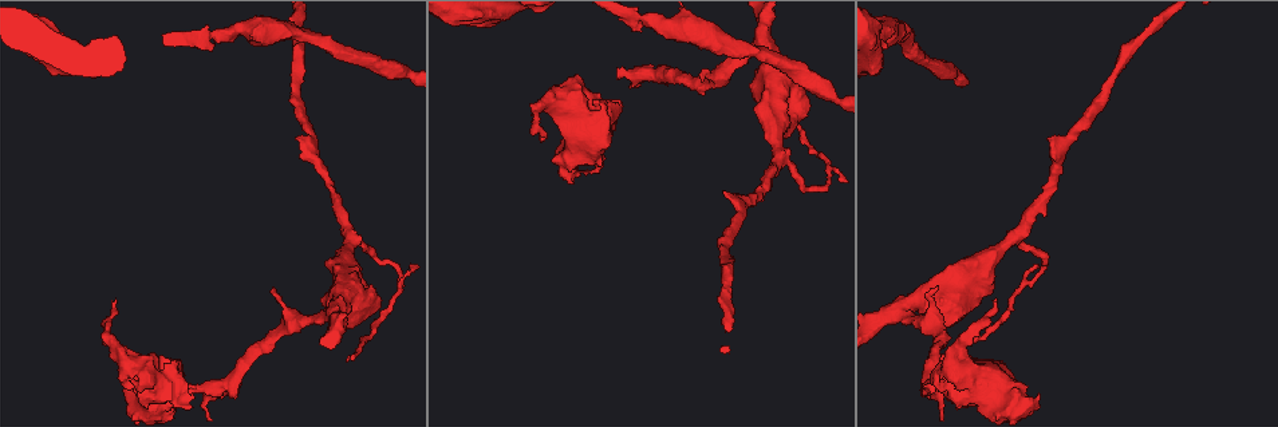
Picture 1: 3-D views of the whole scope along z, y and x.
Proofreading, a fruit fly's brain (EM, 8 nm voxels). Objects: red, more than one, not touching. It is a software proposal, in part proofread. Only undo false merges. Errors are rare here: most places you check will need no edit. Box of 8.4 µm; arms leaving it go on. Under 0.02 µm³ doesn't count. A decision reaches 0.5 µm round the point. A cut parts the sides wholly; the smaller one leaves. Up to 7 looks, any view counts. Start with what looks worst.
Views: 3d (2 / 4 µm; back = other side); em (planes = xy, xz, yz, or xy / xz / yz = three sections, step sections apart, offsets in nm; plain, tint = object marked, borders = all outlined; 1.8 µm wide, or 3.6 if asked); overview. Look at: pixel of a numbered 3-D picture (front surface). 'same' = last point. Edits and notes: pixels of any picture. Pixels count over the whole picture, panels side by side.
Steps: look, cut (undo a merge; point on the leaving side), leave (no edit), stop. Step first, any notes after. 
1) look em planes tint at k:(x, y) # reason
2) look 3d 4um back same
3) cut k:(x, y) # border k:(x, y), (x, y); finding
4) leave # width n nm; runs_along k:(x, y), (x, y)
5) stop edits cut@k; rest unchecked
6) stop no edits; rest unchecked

look 3d 2um back at 1:(336, 310) # calibre changes

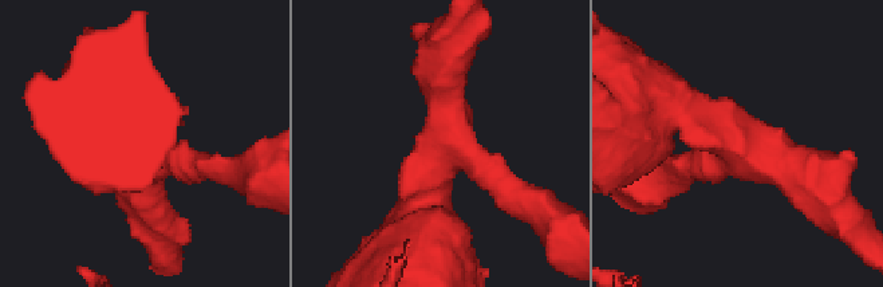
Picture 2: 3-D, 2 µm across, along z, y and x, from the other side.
look em 3.6um yz step 16 tint at 2:(733, 147) # arms 3; arm_widths 220, 300, 650 nm; now the EM

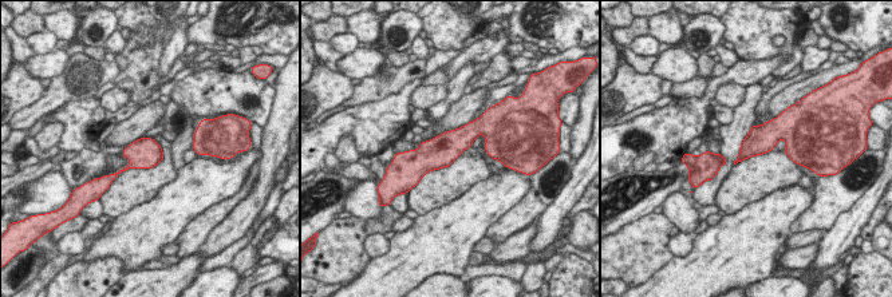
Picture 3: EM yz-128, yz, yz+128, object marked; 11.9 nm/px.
leave # width 280 nm; continuous, no second cell

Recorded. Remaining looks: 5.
look 3d 2um at 1:(350, 240) # branch point

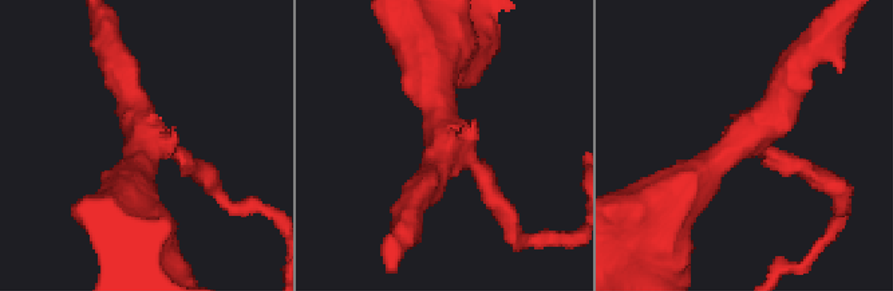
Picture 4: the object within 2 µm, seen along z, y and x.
look em 3.6um yz step 8 tint at 4:(443, 137) # arms 3

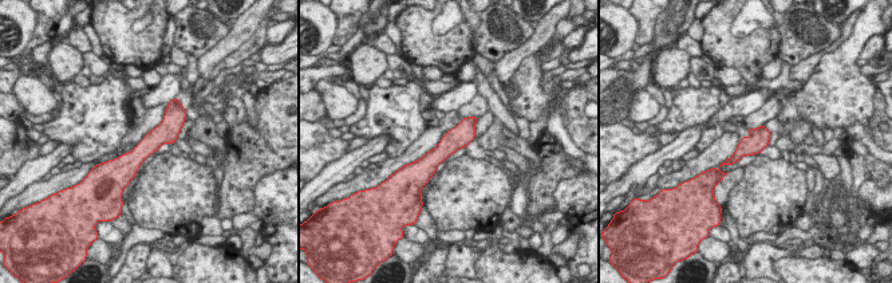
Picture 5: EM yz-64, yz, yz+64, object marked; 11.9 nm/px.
look em 3.6um planes tint same

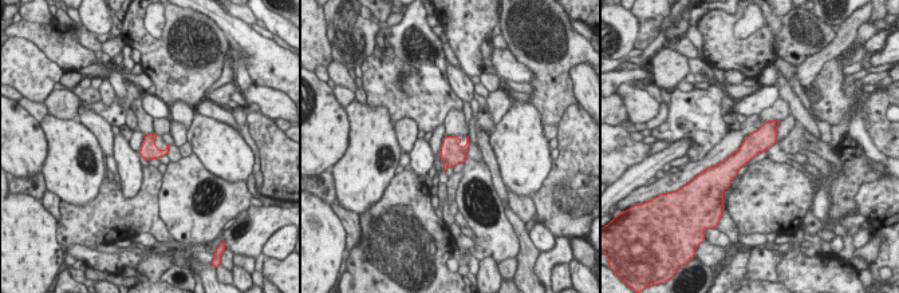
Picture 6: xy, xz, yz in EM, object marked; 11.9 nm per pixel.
leave # width 200 nm; runs_along 6:(773, 123), (738, 159), (721, 170); continuous, no second cell

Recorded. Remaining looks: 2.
stop no edits; rest unchecked

